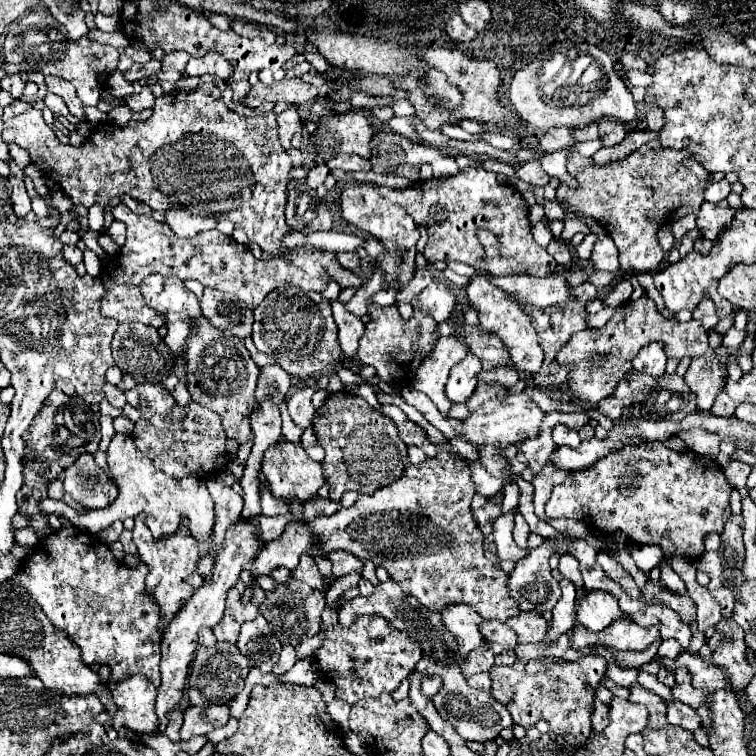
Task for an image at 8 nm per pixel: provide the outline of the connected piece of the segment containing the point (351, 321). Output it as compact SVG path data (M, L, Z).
M338 300L332 302L332 312L334 312L334 320L336 320L338 330L340 330L338 342L340 342L342 352L348 358L358 358L358 354L356 354L358 352L358 340L362 338L362 334L366 330L364 322L358 316L346 312L344 304Z

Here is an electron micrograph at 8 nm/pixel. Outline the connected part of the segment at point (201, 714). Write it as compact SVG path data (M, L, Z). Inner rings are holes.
M190 706L184 714L184 724L180 730L182 740L188 740L194 734L208 734L210 730L216 728L214 722L218 722L218 726L224 726L230 718L230 714L226 714L228 706Z

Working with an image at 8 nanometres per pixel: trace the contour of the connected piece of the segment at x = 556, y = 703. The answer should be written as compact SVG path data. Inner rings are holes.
M582 656L576 662L562 658L536 658L530 662L516 660L512 666L494 666L490 670L492 696L502 702L512 714L514 724L532 728L538 720L546 720L552 732L564 738L570 746L580 748L592 734L590 716L594 712L596 688L606 674L606 660L602 656Z

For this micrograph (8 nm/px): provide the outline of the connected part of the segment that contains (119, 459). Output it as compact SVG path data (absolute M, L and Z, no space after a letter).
M114 434L108 446L108 466L114 476L114 482L118 484L120 496L114 504L110 504L110 508L104 510L74 510L70 514L70 522L74 522L78 528L90 534L98 534L116 520L126 520L128 516L136 518L144 514L144 522L152 530L154 540L178 532L182 518L188 518L188 530L198 542L210 540L214 528L214 502L210 498L204 478L186 476L182 478L182 482L168 478L164 472L156 470L154 464L146 456L142 456L142 452L136 450L134 440L126 434Z

